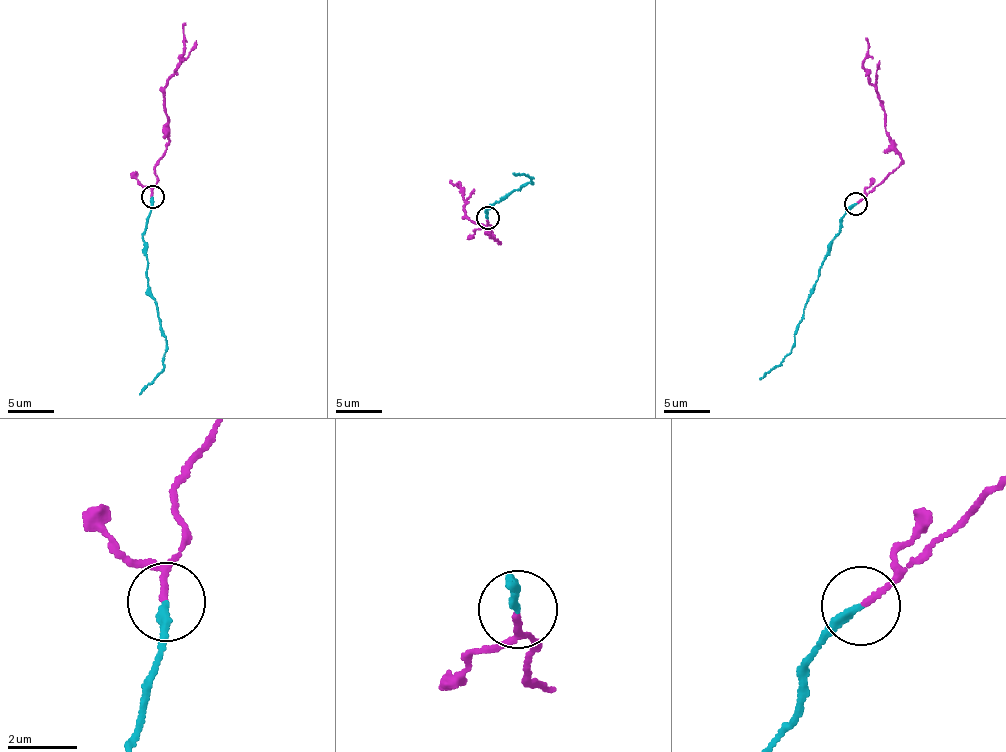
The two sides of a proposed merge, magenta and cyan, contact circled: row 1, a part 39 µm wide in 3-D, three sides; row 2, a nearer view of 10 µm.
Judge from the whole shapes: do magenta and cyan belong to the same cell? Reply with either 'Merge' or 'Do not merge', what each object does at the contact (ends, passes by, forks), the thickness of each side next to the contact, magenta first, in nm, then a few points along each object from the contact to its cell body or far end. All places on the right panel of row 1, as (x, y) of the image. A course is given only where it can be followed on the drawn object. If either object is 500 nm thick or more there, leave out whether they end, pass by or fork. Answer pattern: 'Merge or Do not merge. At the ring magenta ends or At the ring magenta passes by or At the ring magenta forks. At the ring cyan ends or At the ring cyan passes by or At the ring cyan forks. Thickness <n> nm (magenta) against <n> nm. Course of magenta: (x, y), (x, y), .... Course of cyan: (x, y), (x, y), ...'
Do not merge. At the ring magenta ends. At the ring cyan ends. Thickness 160 nm (magenta) against 240 nm. Course of magenta: (855, 203), (901, 165), (885, 129), (878, 93), (864, 67), (867, 39). Course of cyan: (855, 203), (840, 220), (840, 231), (834, 237), (805, 305), (794, 336), (794, 347), (760, 380)

